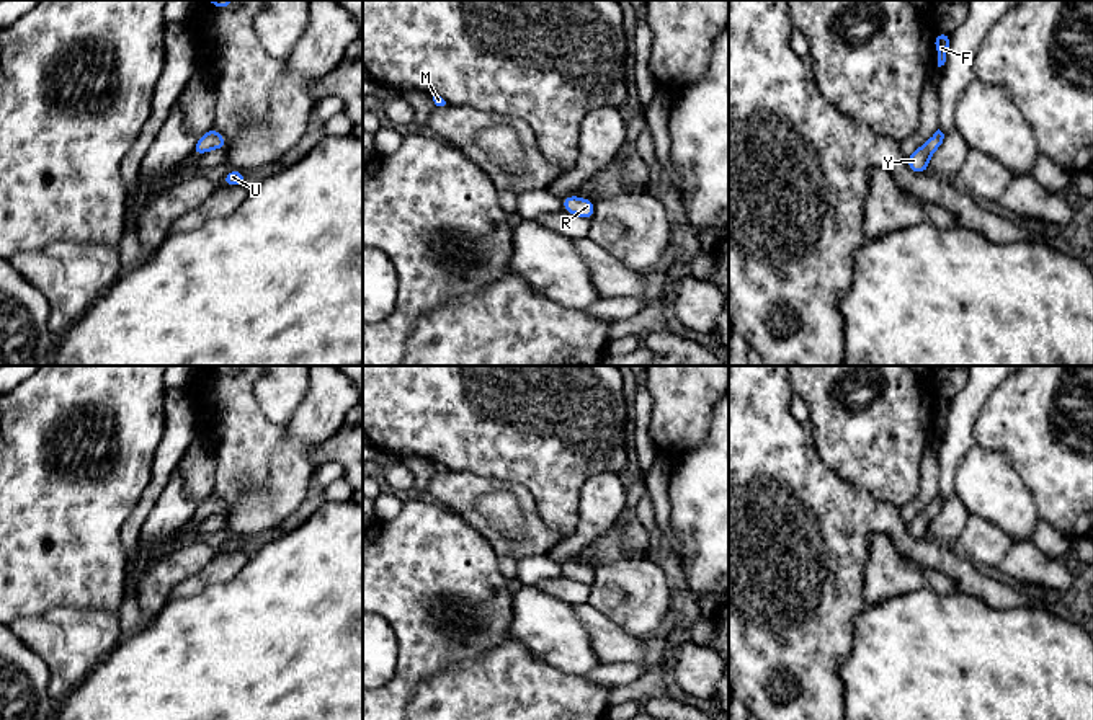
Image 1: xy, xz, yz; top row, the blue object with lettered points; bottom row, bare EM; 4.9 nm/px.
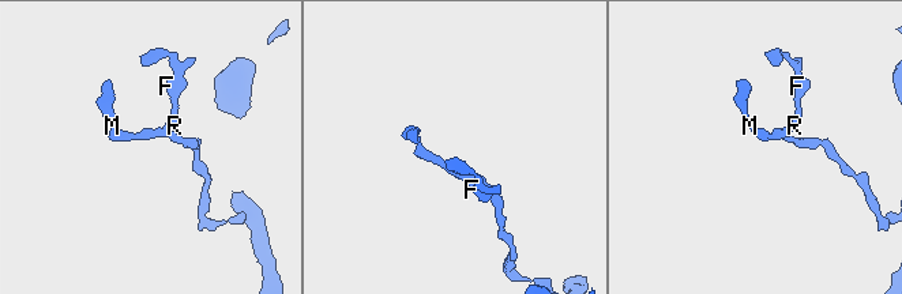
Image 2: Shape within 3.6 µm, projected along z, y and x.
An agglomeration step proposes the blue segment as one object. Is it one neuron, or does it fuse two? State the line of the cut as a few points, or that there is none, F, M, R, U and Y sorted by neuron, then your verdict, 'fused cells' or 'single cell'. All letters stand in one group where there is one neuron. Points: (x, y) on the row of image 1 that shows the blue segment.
no cut | F M R U Y | single cell

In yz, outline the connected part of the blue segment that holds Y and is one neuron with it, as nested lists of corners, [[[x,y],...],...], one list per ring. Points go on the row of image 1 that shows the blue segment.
[[[938,129],[925,145],[918,147],[907,157],[907,165],[913,173],[928,171],[930,155],[936,152],[943,144],[944,134]]]

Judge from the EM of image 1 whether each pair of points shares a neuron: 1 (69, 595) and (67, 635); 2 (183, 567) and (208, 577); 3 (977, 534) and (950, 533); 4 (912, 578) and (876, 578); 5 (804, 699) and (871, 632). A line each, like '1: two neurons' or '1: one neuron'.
1: two neurons
2: two neurons
3: two neurons
4: one neuron
5: two neurons

